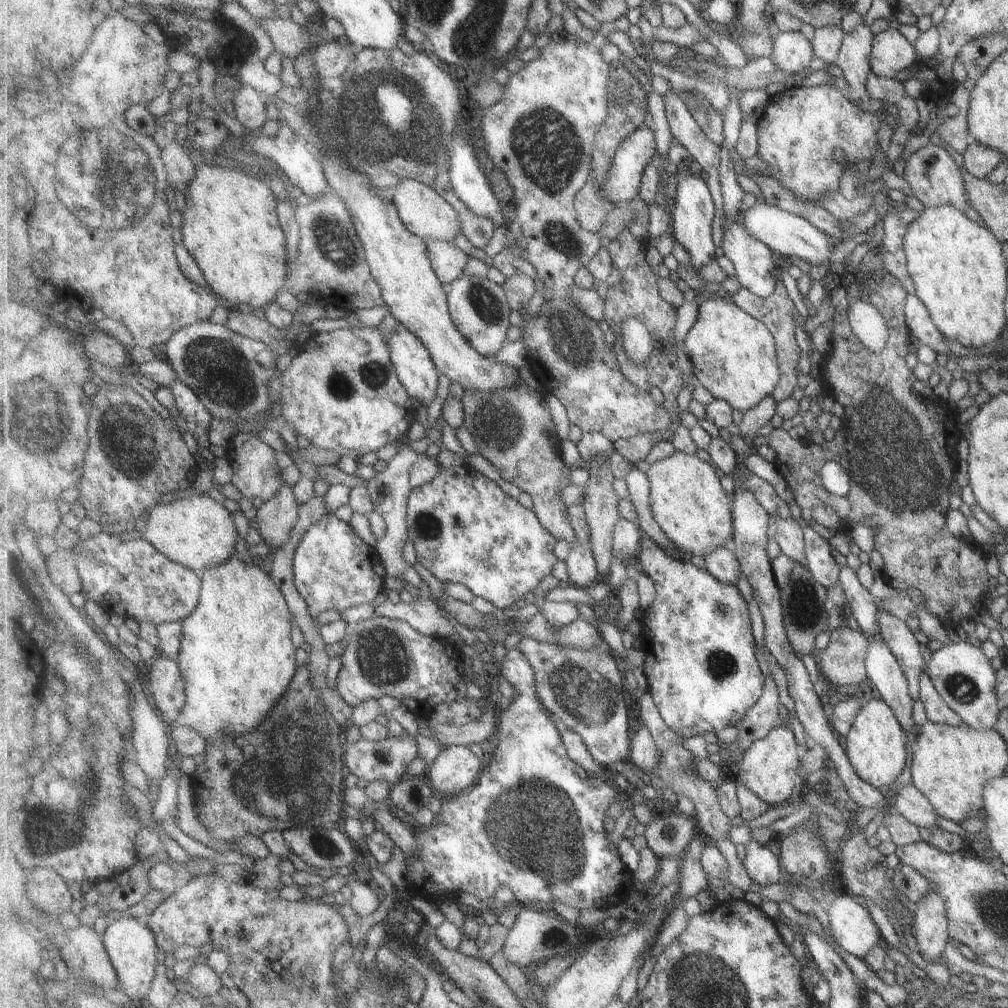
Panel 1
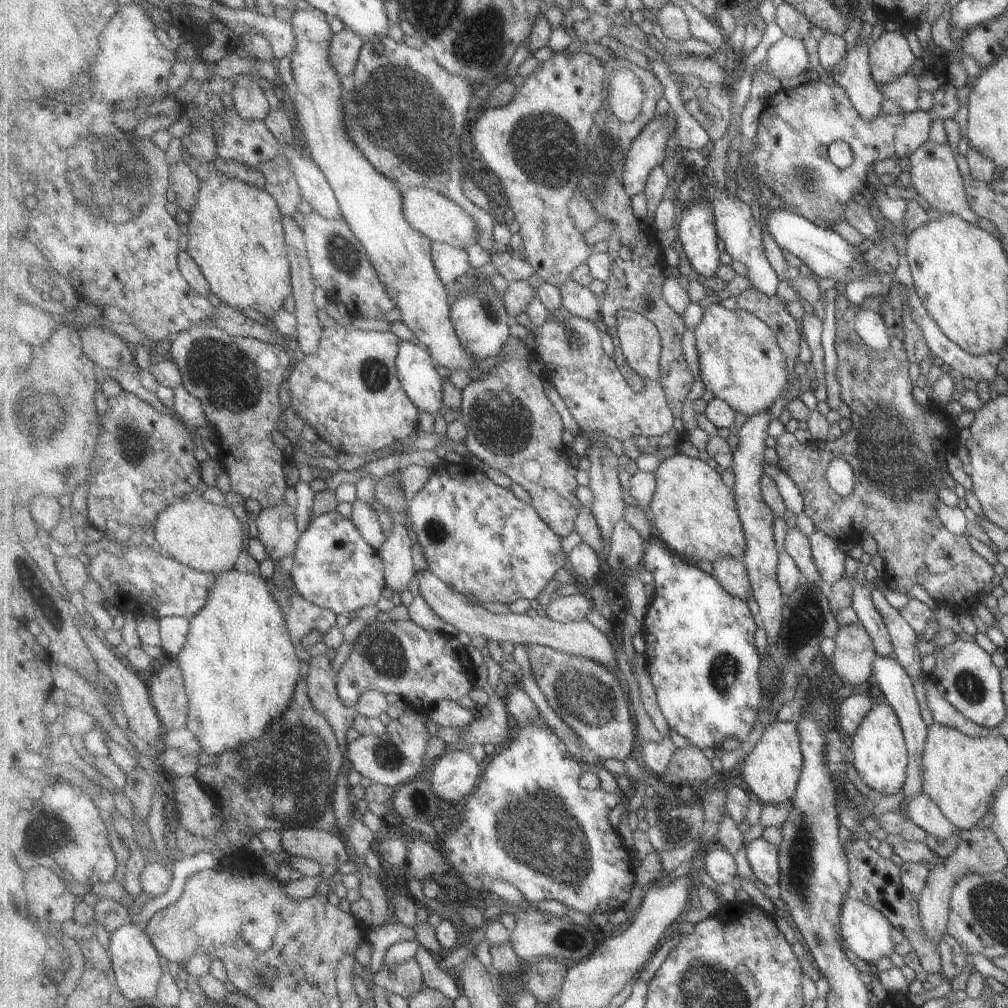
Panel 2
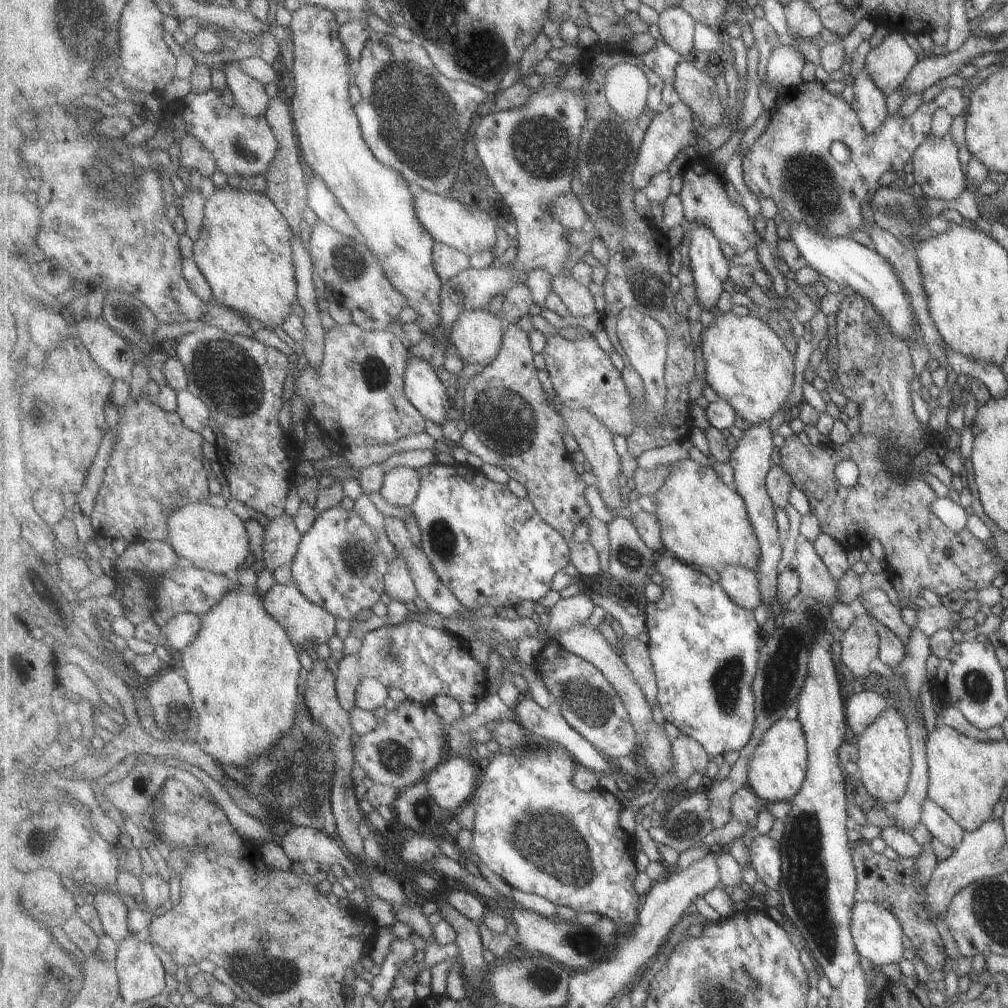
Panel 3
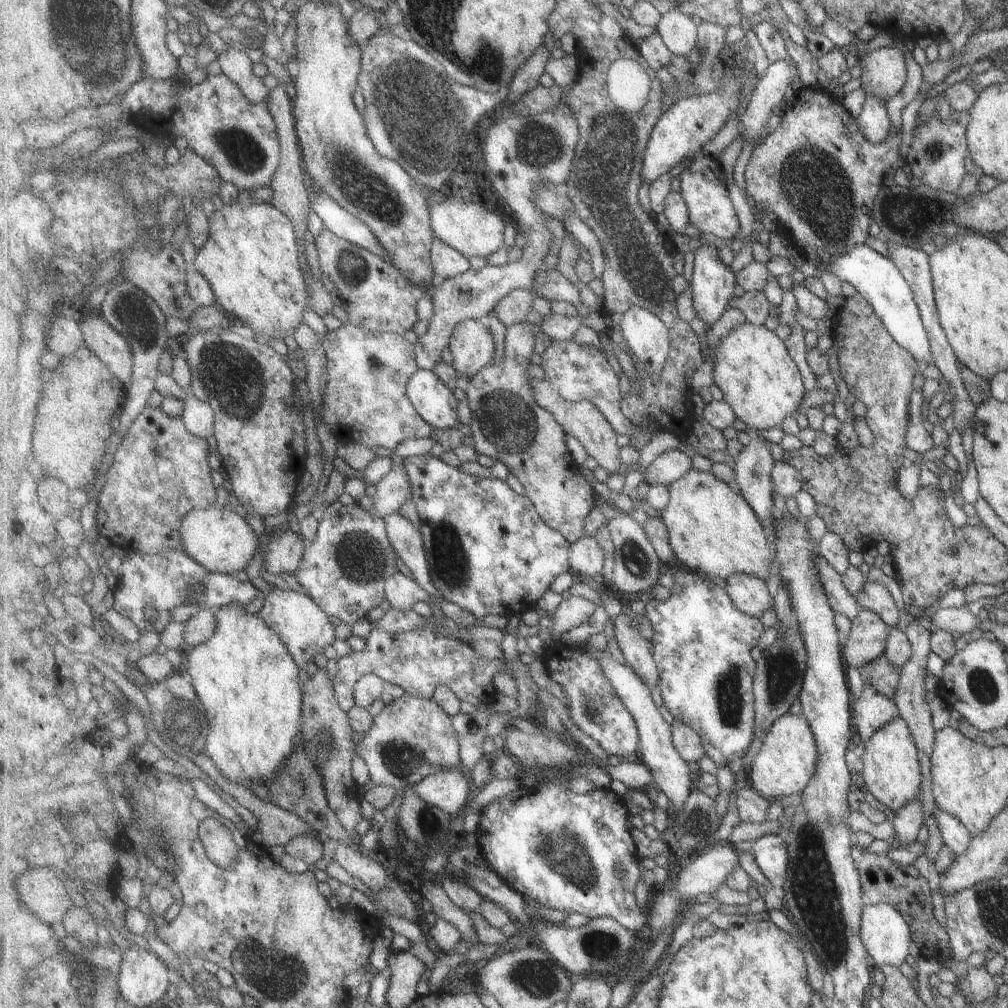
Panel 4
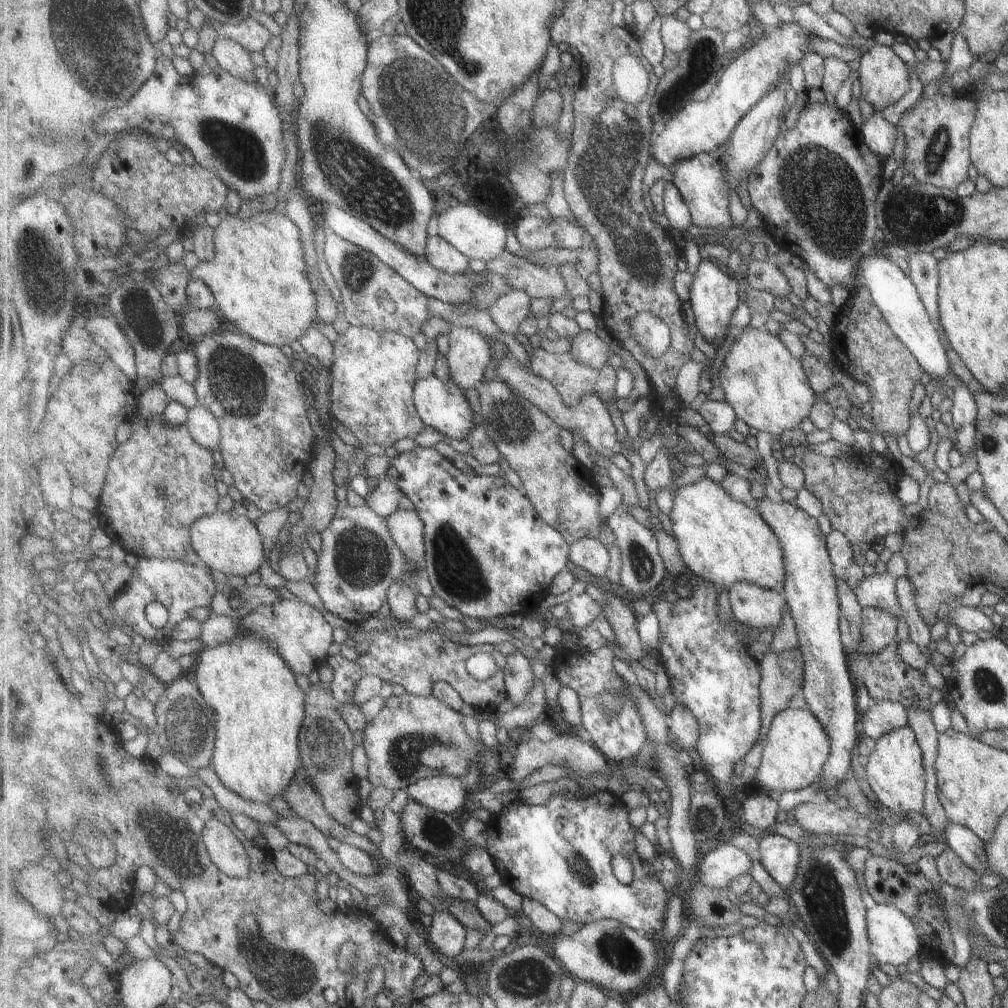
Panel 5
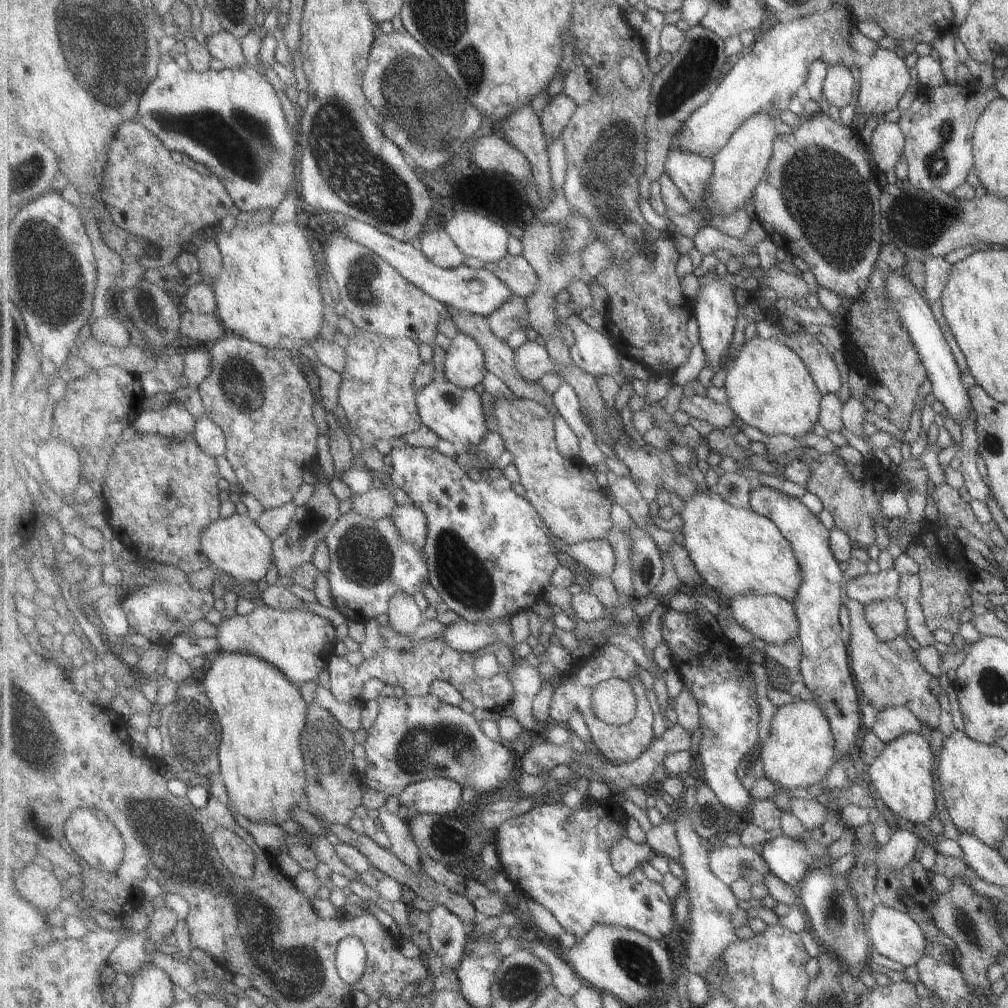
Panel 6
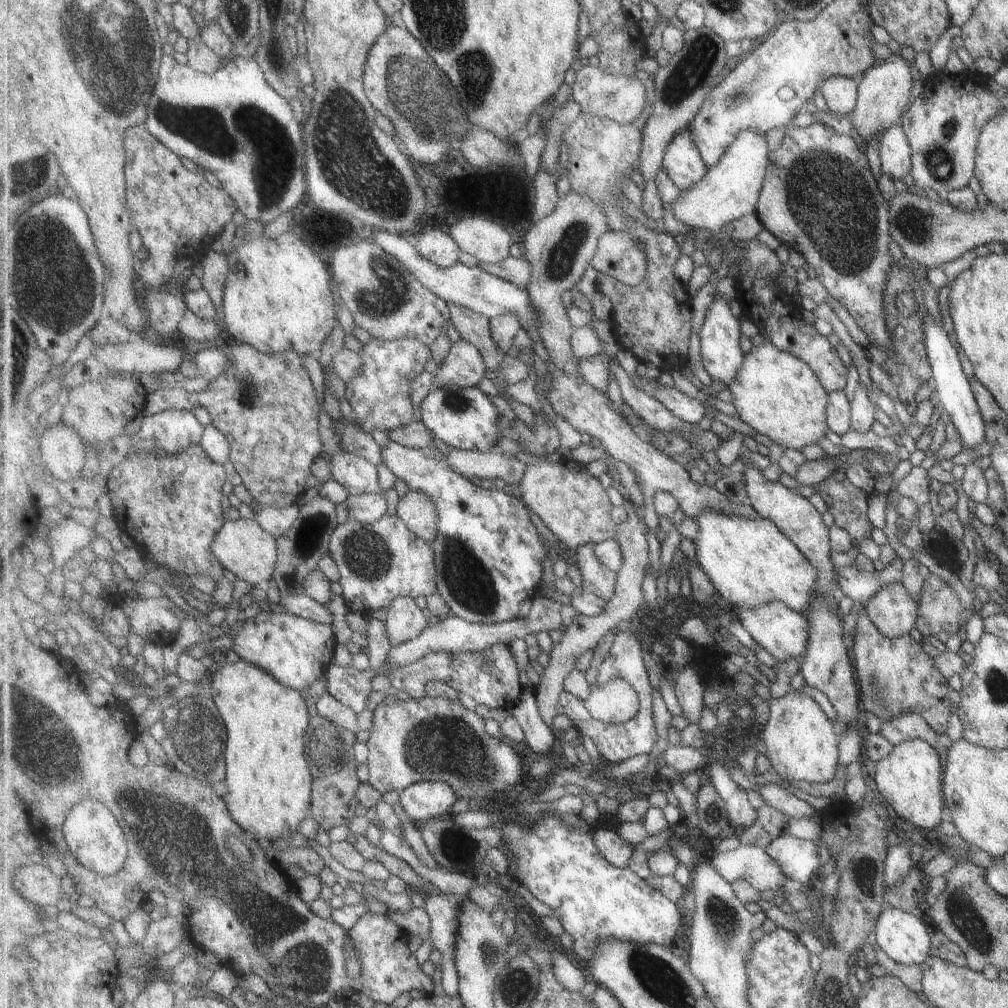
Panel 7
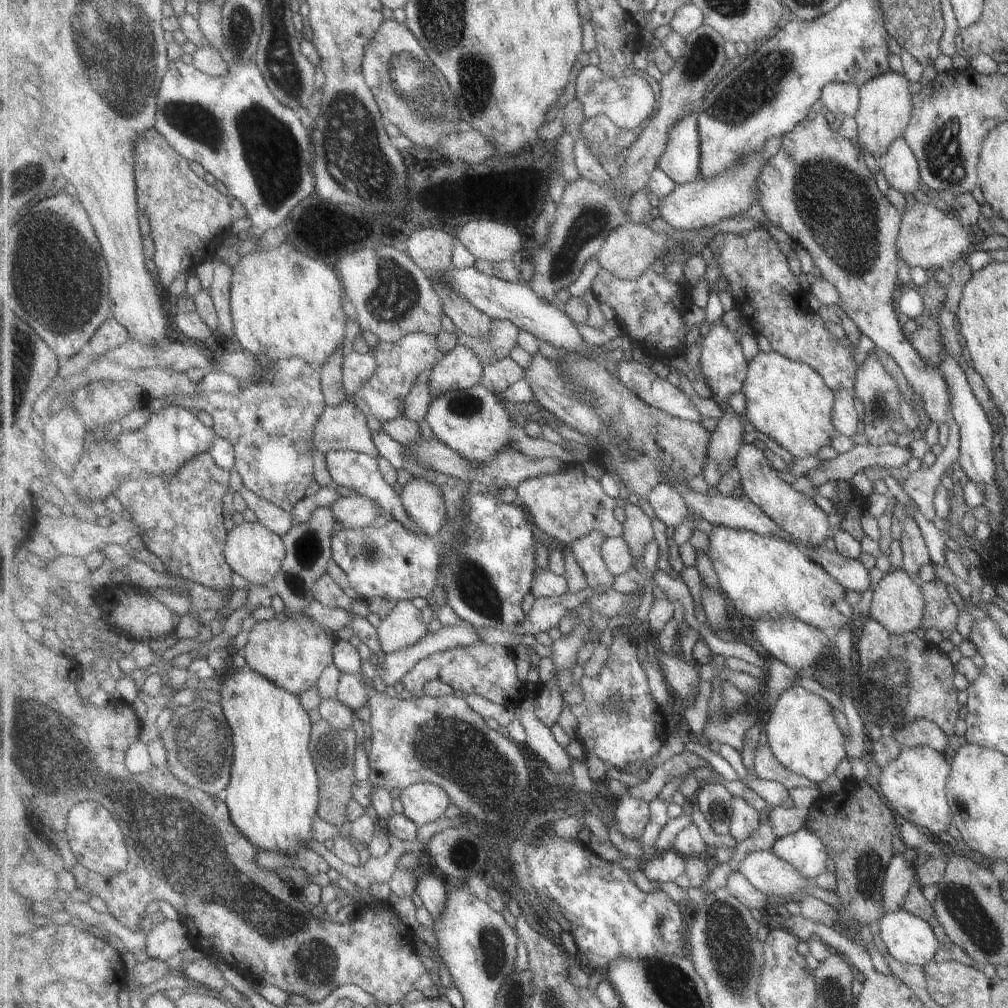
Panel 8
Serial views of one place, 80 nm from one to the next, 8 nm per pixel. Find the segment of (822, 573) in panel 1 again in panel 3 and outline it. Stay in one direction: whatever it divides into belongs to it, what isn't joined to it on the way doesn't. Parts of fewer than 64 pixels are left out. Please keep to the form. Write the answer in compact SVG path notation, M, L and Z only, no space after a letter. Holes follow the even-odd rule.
M822 532L816 537L814 547L827 565L828 570L831 571L832 577L840 580L850 569L849 562L847 562L848 548L843 546L834 536Z

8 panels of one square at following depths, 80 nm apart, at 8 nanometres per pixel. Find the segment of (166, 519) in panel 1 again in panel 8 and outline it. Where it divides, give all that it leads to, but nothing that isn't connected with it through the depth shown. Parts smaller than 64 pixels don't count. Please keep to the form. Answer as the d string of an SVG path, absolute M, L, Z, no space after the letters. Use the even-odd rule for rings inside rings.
M243 522L233 526L224 542L224 555L235 573L240 574L252 585L265 585L273 582L282 569L288 553L286 542L281 535L269 530L261 522Z

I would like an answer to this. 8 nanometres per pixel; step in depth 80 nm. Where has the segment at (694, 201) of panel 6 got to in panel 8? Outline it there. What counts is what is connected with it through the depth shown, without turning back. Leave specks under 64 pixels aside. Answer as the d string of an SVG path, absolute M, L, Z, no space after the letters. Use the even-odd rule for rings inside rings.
M698 112L687 113L669 129L665 152L657 166L678 185L700 178Z

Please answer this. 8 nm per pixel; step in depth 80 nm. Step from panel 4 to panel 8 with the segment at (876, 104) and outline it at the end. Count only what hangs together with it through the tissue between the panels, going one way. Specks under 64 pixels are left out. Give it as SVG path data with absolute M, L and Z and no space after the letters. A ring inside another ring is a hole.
M903 137L893 141L891 148L879 163L889 186L902 195L913 194L922 184L918 164Z

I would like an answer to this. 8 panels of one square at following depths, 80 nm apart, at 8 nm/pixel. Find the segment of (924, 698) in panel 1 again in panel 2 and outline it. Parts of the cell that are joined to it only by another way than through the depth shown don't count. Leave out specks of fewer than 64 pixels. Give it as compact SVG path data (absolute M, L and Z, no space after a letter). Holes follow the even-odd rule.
M923 677L925 700L927 700L927 706L931 710L932 722L943 726L954 728L955 730L962 731L966 735L995 735L997 734L995 727L985 728L973 724L971 721L966 721L951 704L945 702L935 685L932 683L930 677Z

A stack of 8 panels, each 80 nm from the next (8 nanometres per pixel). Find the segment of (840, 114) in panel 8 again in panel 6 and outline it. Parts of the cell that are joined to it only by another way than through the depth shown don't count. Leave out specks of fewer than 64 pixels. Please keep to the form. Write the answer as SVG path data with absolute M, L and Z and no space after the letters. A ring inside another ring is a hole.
M827 66L822 92L834 112L842 111L845 106L849 106L853 100L853 92L855 92L855 78L849 67Z

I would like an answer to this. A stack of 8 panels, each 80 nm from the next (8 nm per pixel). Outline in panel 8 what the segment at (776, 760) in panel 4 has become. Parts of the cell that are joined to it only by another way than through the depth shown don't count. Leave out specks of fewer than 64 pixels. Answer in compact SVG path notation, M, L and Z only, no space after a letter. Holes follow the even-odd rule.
M797 683L775 696L765 730L767 746L775 753L777 760L790 771L814 783L832 776L837 766L848 756L845 754L845 736L835 720L831 704Z

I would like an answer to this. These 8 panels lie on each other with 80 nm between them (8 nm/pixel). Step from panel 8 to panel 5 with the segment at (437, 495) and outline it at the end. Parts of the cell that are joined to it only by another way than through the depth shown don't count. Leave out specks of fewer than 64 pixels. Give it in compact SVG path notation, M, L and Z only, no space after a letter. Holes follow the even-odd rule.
M399 509L386 518L390 533L399 548L411 563L416 564L417 572L425 572L426 564L426 524L419 511Z

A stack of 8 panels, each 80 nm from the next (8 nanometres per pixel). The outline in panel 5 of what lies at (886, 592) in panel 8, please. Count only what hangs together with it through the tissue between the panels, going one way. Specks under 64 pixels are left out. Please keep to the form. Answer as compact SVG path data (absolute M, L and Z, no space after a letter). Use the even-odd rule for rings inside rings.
M864 607L862 610L862 637L864 642L860 651L874 653L883 650L897 640L899 618L888 610Z

